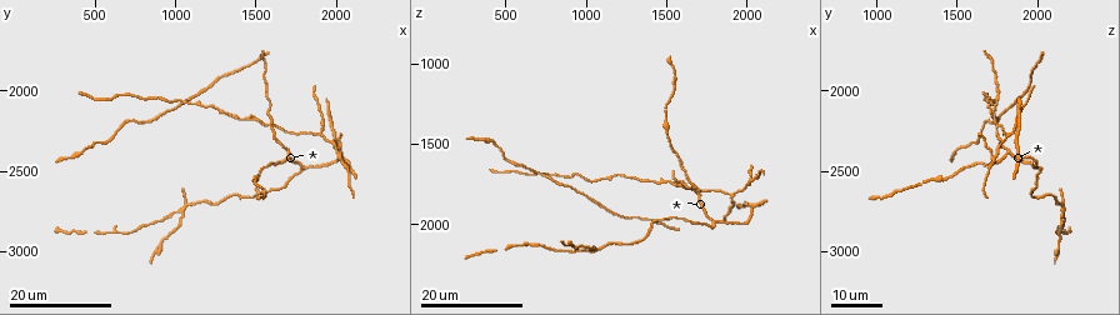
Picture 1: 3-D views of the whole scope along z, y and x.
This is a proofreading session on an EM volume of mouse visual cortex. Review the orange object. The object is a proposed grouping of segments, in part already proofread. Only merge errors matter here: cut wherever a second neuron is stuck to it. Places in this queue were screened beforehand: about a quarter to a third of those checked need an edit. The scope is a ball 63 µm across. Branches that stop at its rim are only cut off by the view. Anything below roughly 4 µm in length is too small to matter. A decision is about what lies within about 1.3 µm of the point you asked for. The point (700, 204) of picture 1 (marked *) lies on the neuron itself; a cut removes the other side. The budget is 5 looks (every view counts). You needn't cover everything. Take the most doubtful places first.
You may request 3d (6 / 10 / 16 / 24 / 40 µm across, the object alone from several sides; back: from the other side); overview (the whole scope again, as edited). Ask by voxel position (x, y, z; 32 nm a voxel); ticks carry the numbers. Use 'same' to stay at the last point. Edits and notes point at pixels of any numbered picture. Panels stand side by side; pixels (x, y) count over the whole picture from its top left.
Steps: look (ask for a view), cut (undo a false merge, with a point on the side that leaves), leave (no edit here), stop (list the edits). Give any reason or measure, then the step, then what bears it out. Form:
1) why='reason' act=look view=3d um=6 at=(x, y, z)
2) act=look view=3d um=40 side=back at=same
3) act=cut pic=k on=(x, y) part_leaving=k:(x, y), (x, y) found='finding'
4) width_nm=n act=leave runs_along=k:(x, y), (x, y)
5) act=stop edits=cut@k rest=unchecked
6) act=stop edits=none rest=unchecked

why='four arms meet' act=look view=3d um=16 at=(1580, 2220, 1760)

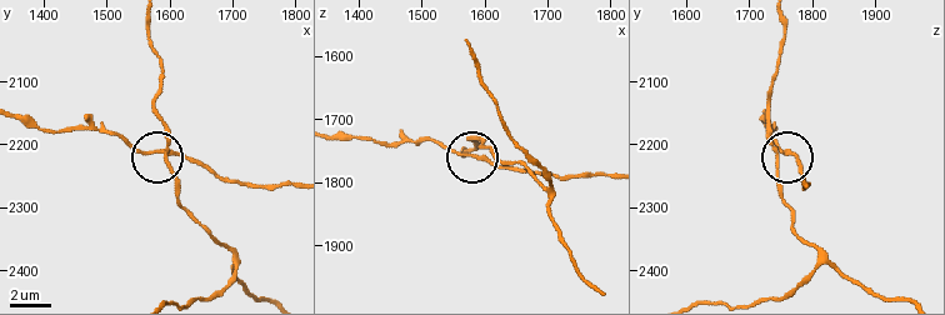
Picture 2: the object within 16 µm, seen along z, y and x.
act=look view=3d um=6 at=(1595, 2210, 1760)

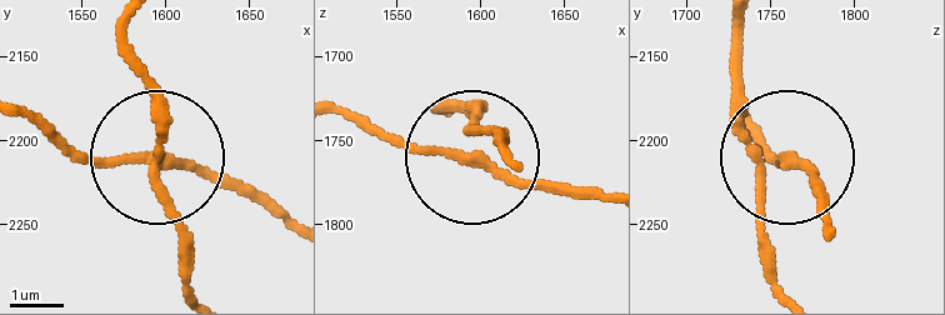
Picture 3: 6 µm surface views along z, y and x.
act=leave runs_along=3:(195, 291), (164, 161), (271, 198) found='continuous, no second neuron'

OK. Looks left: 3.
why='side arm on a straight run' act=look view=3d um=24 at=(1040, 2760, 2160)

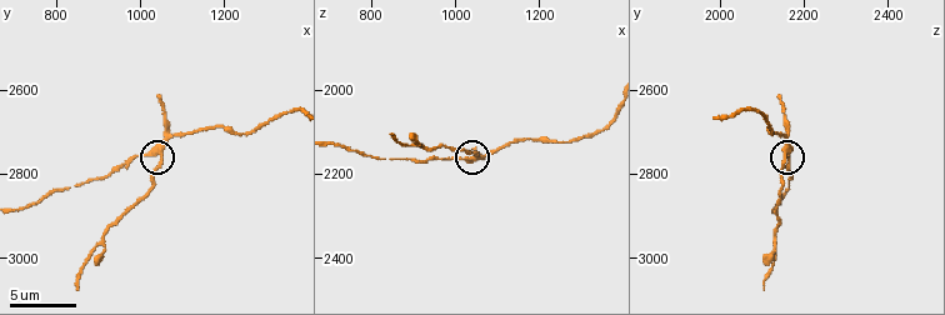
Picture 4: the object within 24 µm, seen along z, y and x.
why='zoom in' act=look view=3d um=6 at=(1045, 2745, 2160)

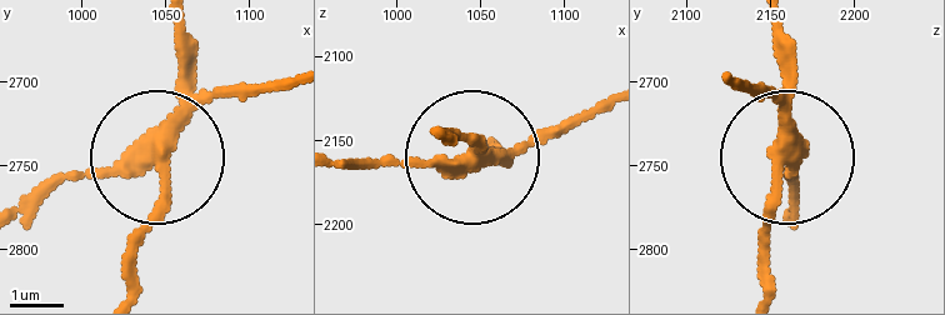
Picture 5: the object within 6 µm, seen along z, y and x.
act=cut pic=5 on=(189, 55) part_leaving=5:(165, 136), (165, 199), (134, 293) found='two neurons meet here'

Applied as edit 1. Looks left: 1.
act=stop edits=cut@5 rest=unchecked

